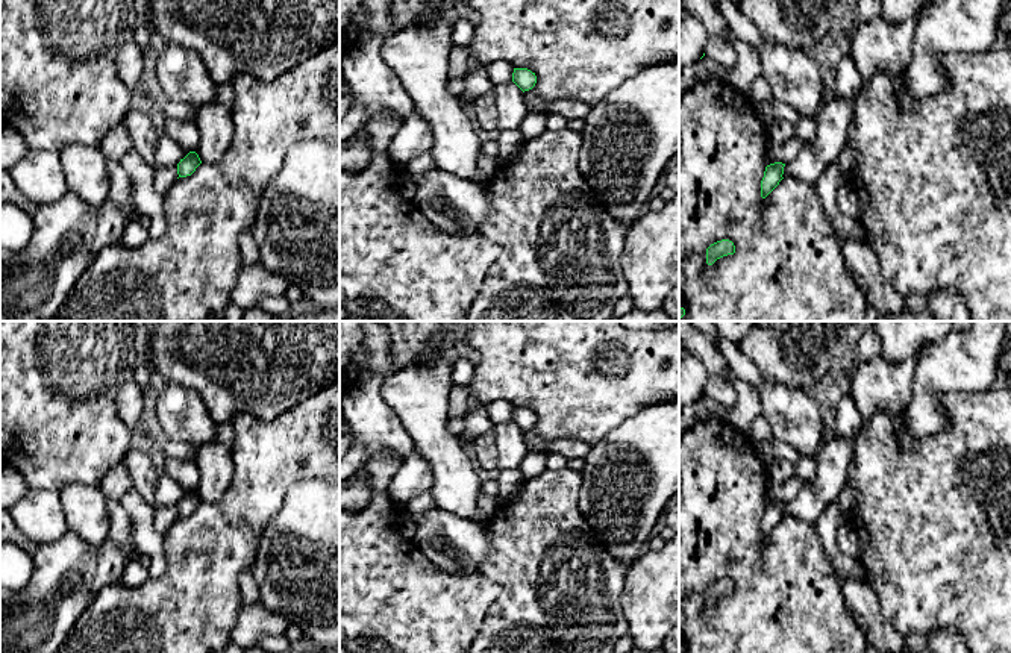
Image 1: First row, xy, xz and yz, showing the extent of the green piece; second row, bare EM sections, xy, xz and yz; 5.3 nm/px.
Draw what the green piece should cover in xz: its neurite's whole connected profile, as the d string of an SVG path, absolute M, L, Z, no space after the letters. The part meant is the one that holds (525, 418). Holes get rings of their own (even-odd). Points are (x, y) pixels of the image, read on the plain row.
M514 408L512 421L524 432L535 426L537 415L527 408Z

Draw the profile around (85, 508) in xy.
M68 483L59 495L68 530L92 545L108 539L111 514L99 485Z

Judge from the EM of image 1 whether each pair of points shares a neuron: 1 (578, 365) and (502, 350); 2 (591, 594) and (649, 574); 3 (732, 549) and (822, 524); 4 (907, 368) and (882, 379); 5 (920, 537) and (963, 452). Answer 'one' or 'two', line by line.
1: one
2: two
3: two
4: one
5: one

